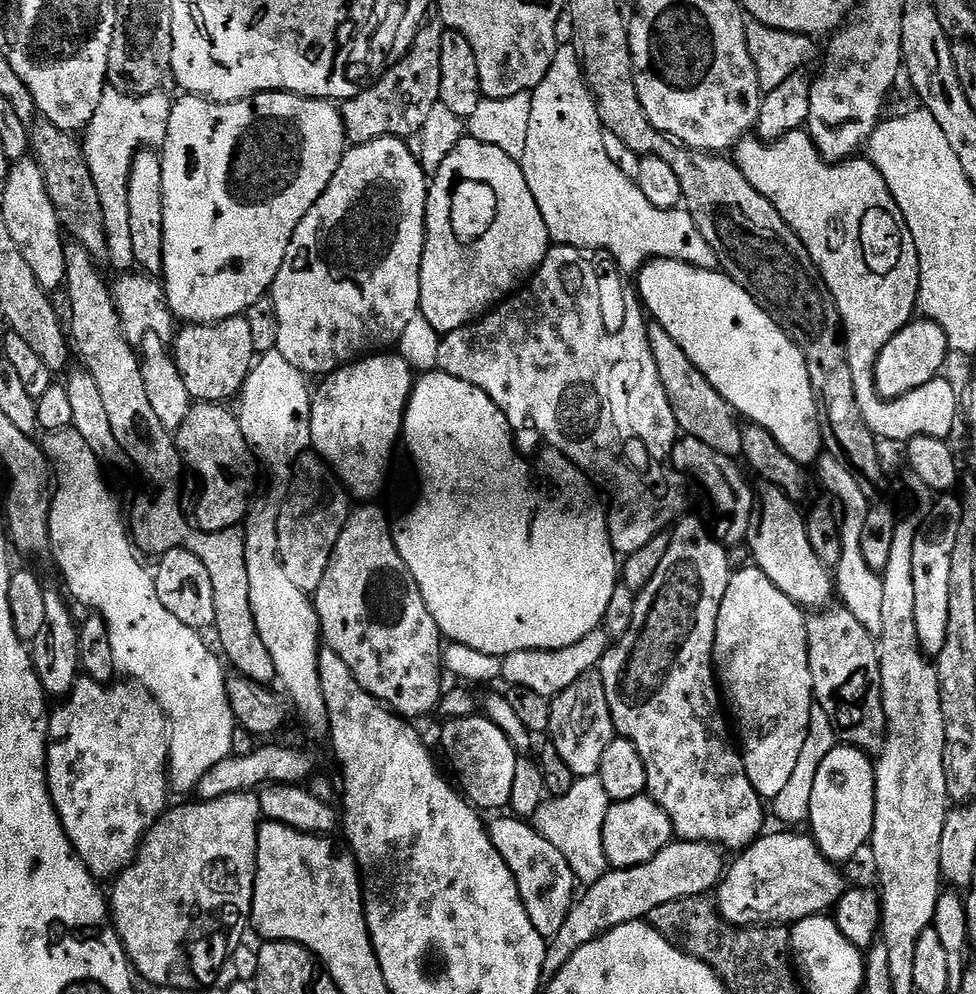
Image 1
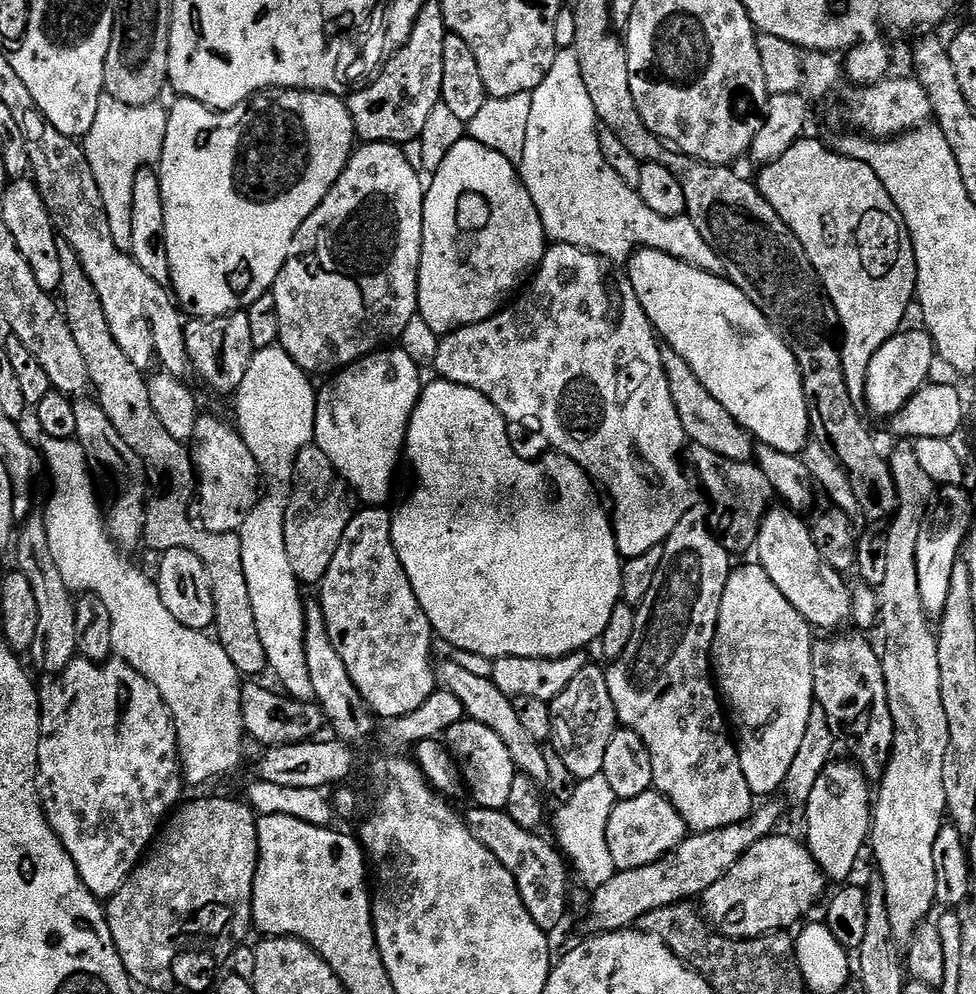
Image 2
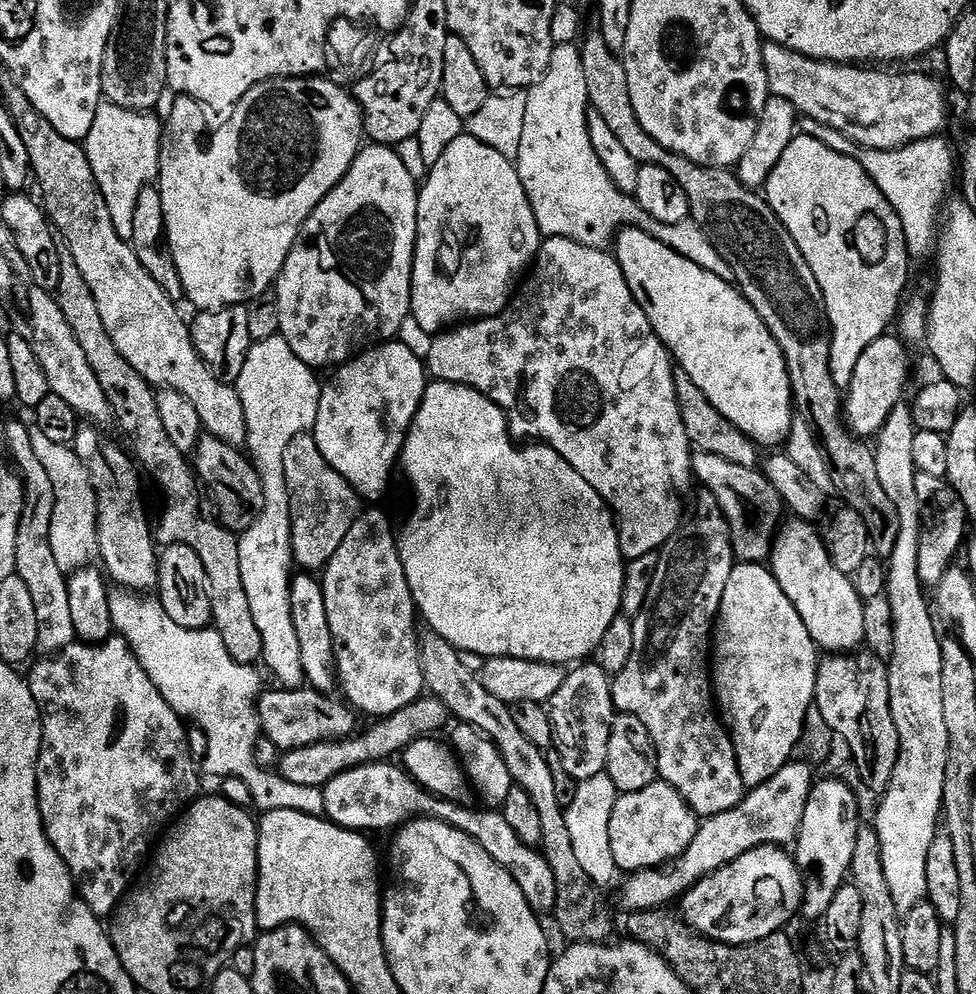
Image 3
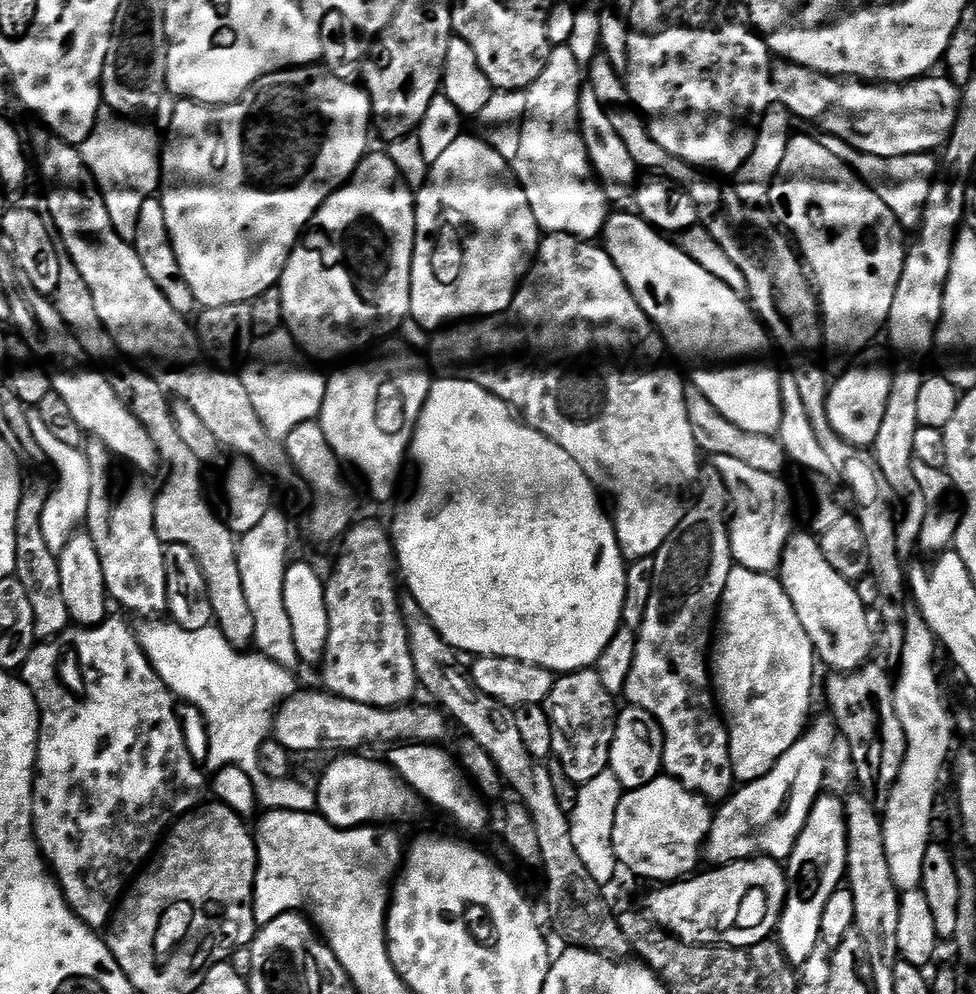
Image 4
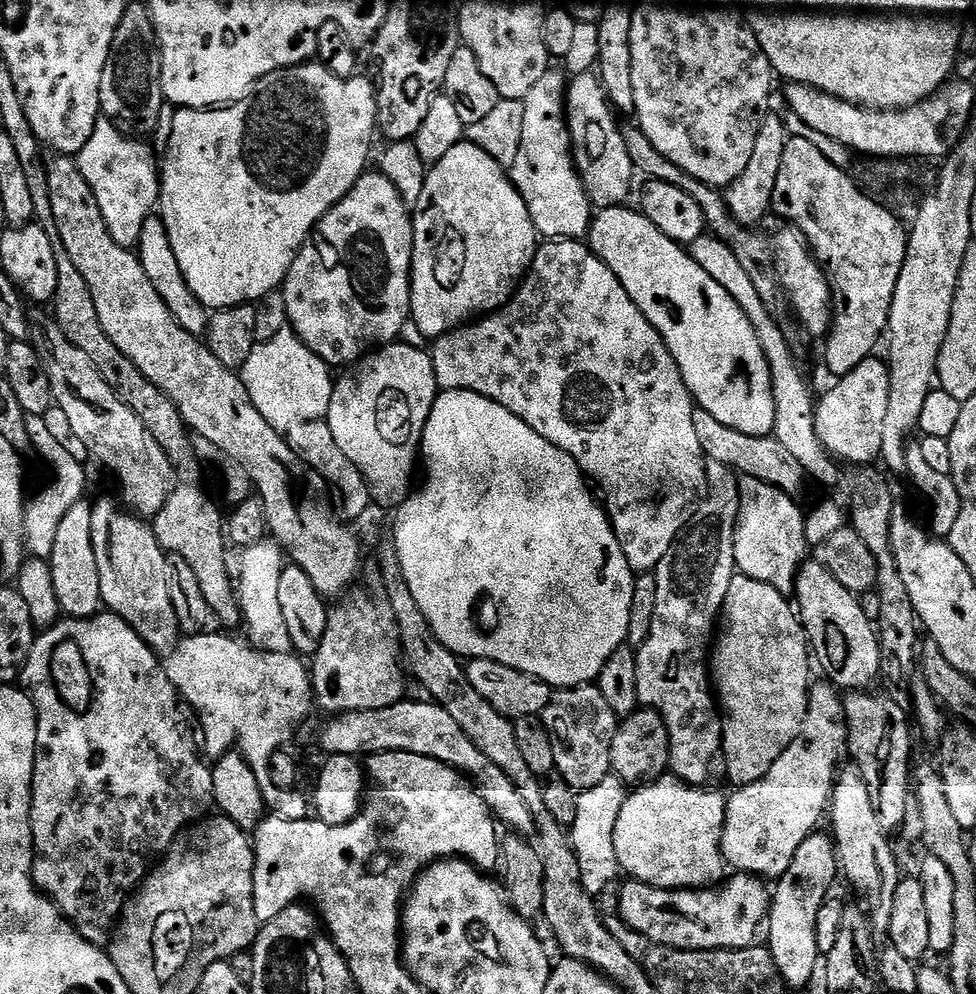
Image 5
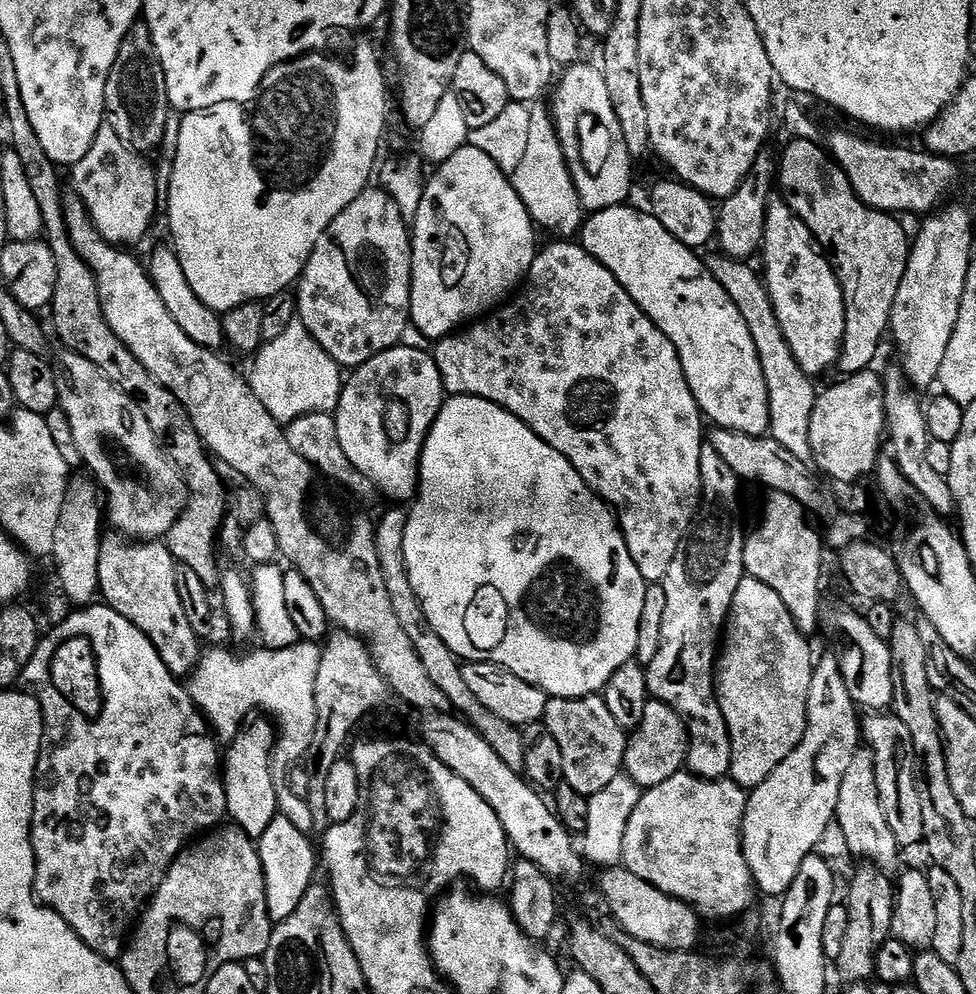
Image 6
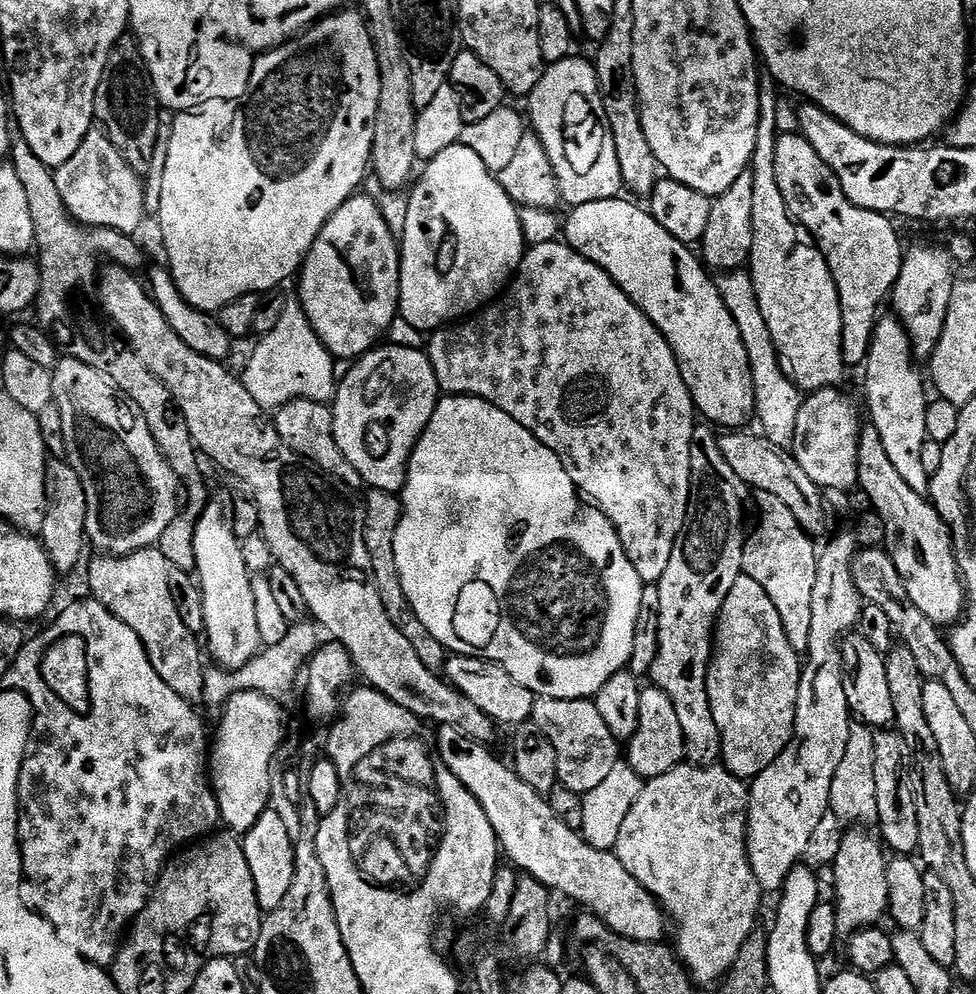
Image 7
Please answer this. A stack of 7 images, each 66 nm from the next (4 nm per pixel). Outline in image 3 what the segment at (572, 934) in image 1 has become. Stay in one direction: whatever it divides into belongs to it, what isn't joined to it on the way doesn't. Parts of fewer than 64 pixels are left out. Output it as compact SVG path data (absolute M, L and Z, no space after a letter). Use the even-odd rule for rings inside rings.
M790 762L774 778L759 784L745 795L734 810L726 814L709 816L696 829L694 842L677 860L669 860L661 868L647 868L645 872L633 872L620 888L620 904L625 913L650 912L663 909L673 900L679 901L702 878L709 876L730 862L742 858L750 850L763 844L788 846L795 841L796 833L806 810L808 795L814 783L813 769L807 763Z

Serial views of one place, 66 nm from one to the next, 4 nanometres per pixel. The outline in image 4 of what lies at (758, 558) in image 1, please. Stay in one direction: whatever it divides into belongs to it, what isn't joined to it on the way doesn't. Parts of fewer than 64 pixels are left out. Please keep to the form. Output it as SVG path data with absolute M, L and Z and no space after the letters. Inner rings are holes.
M797 531L788 539L780 559L778 579L790 602L794 602L798 622L802 622L802 630L810 634L810 642L823 667L825 664L833 673L847 674L857 672L873 659L869 609L865 608L862 598L858 598L855 583L842 578L842 574L826 562L819 539L811 531Z

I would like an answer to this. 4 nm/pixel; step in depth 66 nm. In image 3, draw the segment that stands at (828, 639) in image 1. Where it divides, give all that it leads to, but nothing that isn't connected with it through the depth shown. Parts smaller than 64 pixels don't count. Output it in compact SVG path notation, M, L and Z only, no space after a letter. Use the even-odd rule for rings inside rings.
M828 654L819 661L816 669L816 698L814 707L820 711L822 718L832 727L833 733L837 737L844 739L846 747L852 751L852 760L856 763L856 768L860 771L860 780L873 792L876 798L884 795L884 791L890 786L890 778L894 778L894 766L898 762L900 753L900 739L898 738L898 726L894 726L894 714L890 710L890 686L888 685L888 666L883 659L876 656L860 656L861 654Z

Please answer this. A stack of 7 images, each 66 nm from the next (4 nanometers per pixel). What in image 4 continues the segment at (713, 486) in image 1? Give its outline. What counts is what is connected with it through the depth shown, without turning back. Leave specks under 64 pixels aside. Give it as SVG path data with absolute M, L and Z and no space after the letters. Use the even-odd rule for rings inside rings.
M711 457L710 463L721 476L722 486L728 492L730 519L728 537L733 561L739 567L754 572L772 574L780 567L780 559L786 550L786 542L794 535L792 528L792 492L784 478L762 474L745 466L735 458Z

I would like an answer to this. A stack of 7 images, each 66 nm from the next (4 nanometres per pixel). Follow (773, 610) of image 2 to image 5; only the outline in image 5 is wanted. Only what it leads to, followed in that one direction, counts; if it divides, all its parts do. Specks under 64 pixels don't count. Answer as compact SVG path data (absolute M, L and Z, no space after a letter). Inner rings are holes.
M739 574L733 575L730 590L726 590L718 635L710 652L710 680L724 721L726 780L732 783L733 789L745 788L761 780L788 749L790 742L798 738L806 718L810 687L808 675L813 668L810 645L797 609L788 605L788 599L785 593L774 590L774 586Z

